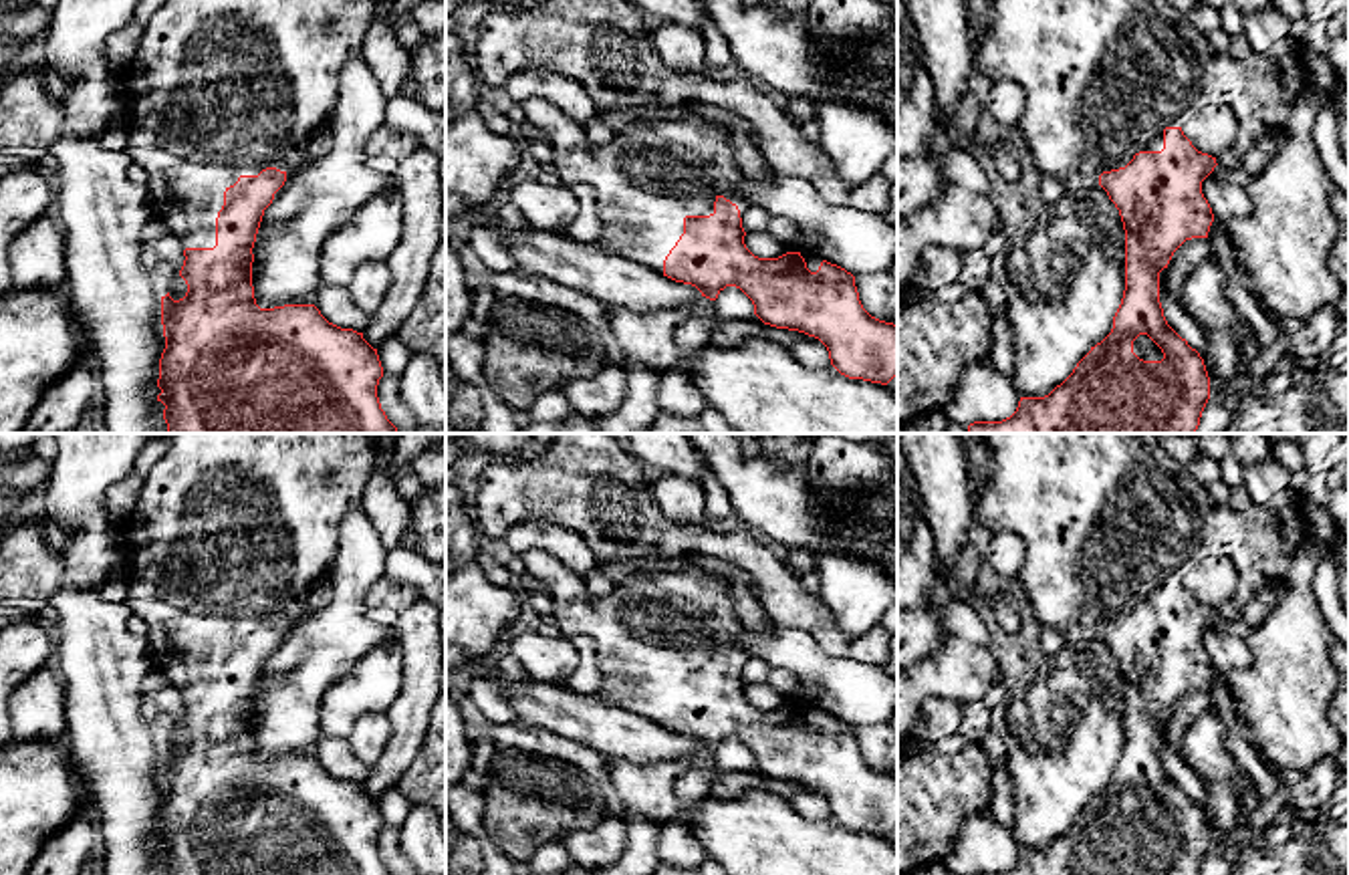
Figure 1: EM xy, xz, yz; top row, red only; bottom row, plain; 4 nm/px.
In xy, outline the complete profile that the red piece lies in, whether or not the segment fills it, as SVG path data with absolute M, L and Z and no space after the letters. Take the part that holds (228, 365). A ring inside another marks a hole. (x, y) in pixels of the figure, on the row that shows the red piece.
M165 0L145 22L139 48L121 75L125 111L131 119L125 149L131 163L141 165L147 173L145 188L161 228L175 234L186 248L179 276L188 284L188 292L179 300L173 300L169 292L161 296L165 349L159 359L157 387L161 393L157 401L165 405L165 433L399 433L381 409L377 385L383 367L377 349L363 339L363 333L329 323L315 304L260 308L252 286L252 248L264 210L284 185L286 173L304 163L313 135L329 123L339 99L341 71L353 54L361 52L373 12L375 0Z

